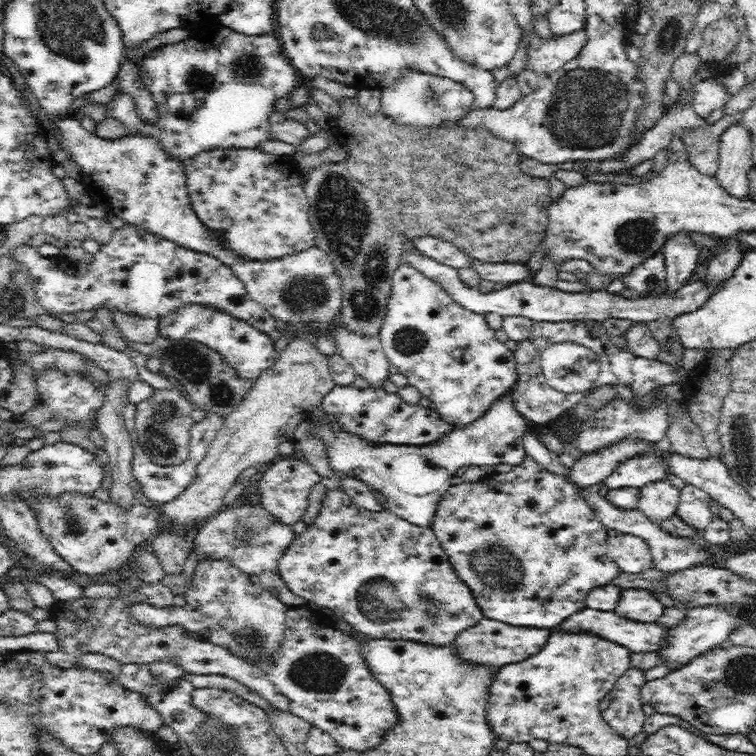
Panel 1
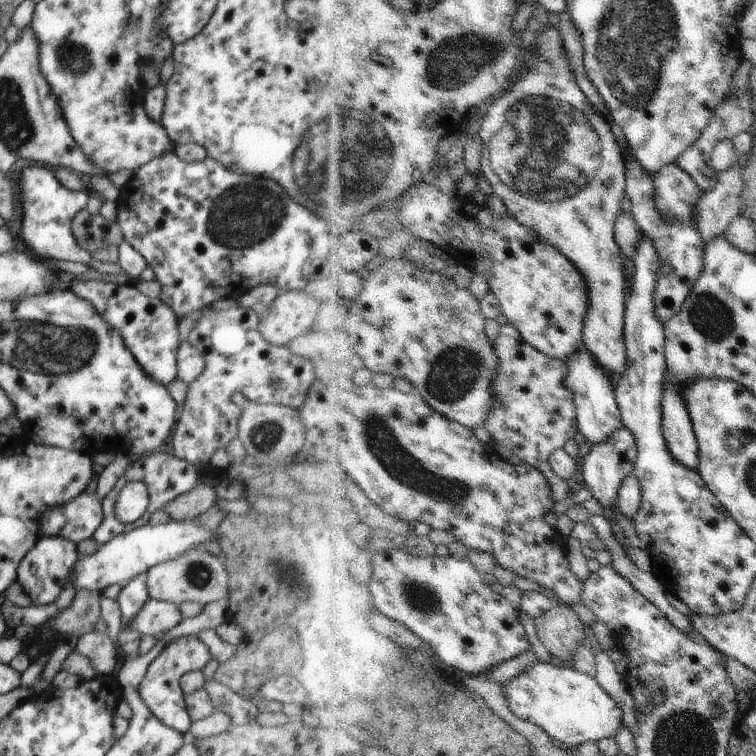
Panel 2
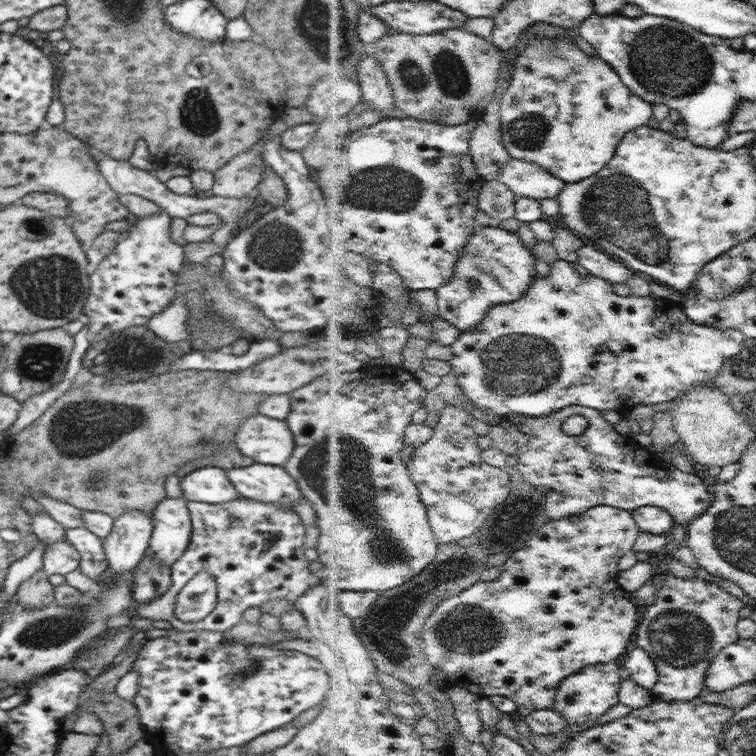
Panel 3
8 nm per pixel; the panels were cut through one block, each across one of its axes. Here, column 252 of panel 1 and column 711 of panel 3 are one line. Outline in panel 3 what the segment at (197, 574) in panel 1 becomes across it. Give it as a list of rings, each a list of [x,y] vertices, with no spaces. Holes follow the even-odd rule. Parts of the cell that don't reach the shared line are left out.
[[[670,572],[661,578],[664,582],[662,588],[648,607],[648,611],[642,614],[637,643],[651,653],[659,666],[661,677],[659,683],[653,688],[654,696],[670,702],[694,700],[702,696],[703,691],[708,687],[707,676],[716,657],[724,651],[724,648],[741,640],[739,624],[743,619],[740,617],[740,612],[744,608],[744,602],[738,596],[724,590],[722,586],[704,578],[694,576],[691,580],[684,580]]]

